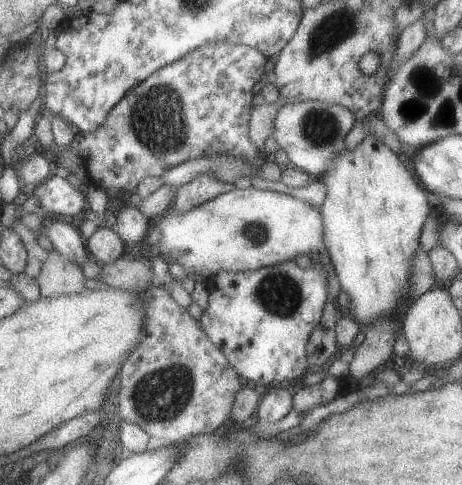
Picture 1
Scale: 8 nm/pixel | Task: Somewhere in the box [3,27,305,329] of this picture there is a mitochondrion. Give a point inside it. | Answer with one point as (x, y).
(157, 120)

